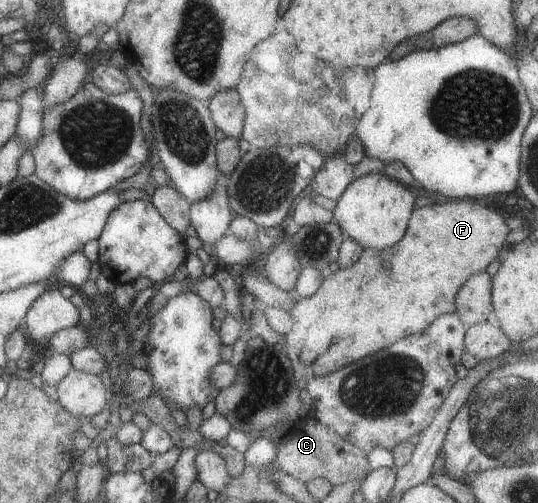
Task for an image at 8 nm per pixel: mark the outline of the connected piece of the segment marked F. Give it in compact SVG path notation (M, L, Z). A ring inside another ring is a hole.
M454 199L443 204L431 204L427 207L415 207L407 224L403 237L390 248L365 248L359 260L353 266L338 268L333 274L325 271L321 274L319 288L311 296L297 297L295 304L289 310L291 329L284 337L283 350L295 348L319 348L319 344L329 346L327 360L321 368L315 370L315 377L327 376L347 364L370 356L375 352L393 344L395 340L411 334L418 334L431 324L431 320L439 314L455 313L455 294L459 286L471 274L486 270L487 266L502 257L505 251L505 236L509 228L505 218L483 204L477 204L471 199Z

